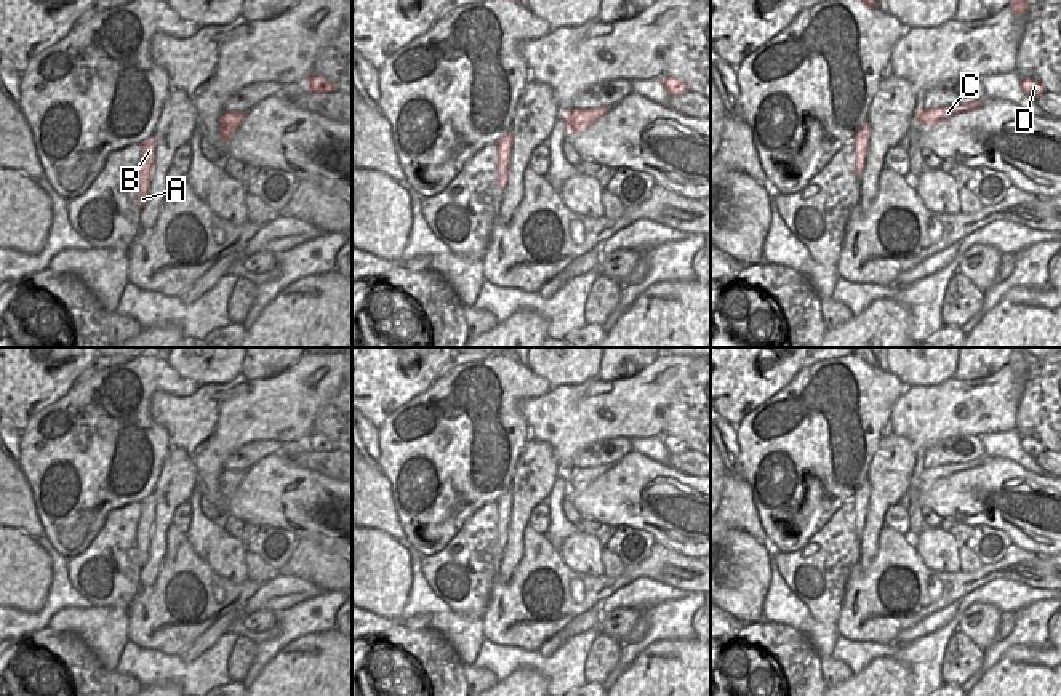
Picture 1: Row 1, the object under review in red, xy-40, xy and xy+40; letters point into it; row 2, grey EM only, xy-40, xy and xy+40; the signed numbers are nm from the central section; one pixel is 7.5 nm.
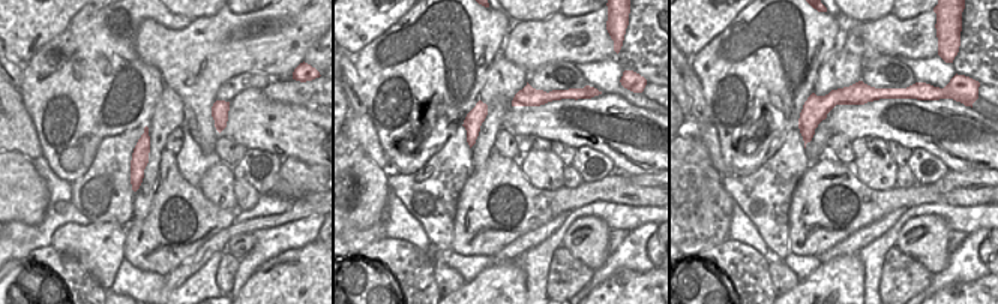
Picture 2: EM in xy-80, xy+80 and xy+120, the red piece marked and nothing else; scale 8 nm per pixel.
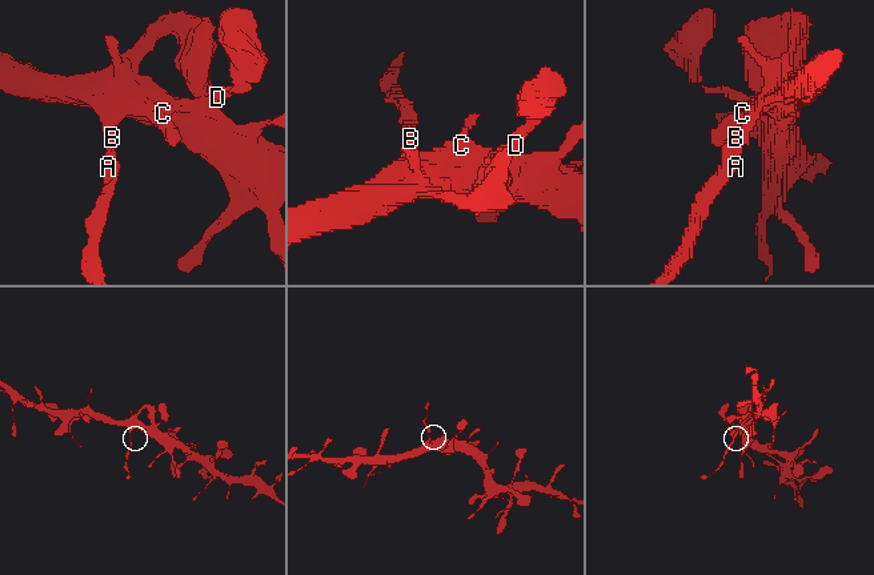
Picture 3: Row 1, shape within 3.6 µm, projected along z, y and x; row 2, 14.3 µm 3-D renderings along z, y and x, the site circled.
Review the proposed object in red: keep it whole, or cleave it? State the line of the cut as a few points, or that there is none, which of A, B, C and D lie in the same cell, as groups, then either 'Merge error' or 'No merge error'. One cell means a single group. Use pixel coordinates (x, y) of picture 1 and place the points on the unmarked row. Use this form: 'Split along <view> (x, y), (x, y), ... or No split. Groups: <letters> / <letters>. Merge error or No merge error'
Split along xy+40 (868, 498), (856, 496), (853, 500). Groups: A B / C D. Merge error

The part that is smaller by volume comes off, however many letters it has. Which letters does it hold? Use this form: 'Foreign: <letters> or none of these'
Foreign: A, B

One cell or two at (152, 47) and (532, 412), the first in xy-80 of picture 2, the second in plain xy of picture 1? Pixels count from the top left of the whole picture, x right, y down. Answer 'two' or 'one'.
one

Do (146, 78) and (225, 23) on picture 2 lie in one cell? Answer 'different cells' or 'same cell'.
different cells

